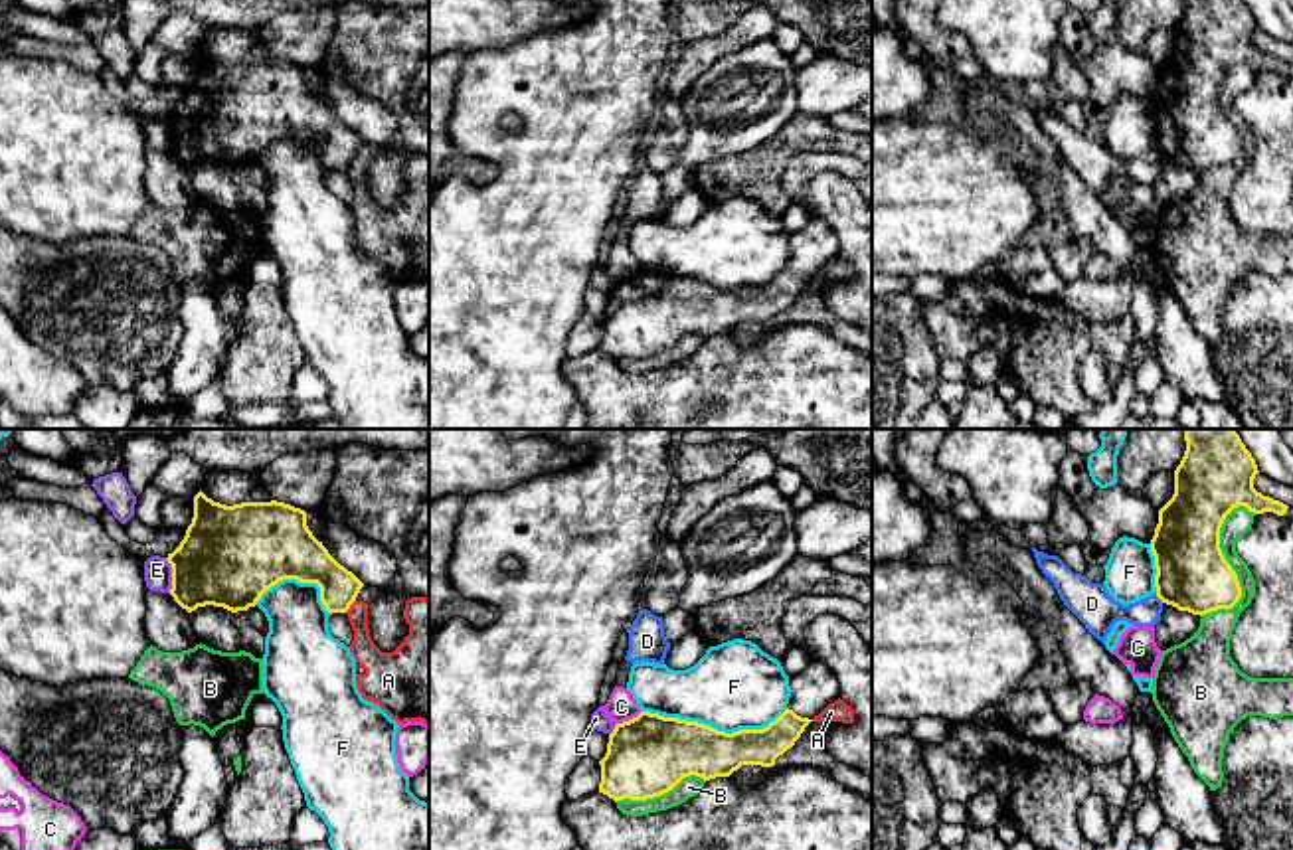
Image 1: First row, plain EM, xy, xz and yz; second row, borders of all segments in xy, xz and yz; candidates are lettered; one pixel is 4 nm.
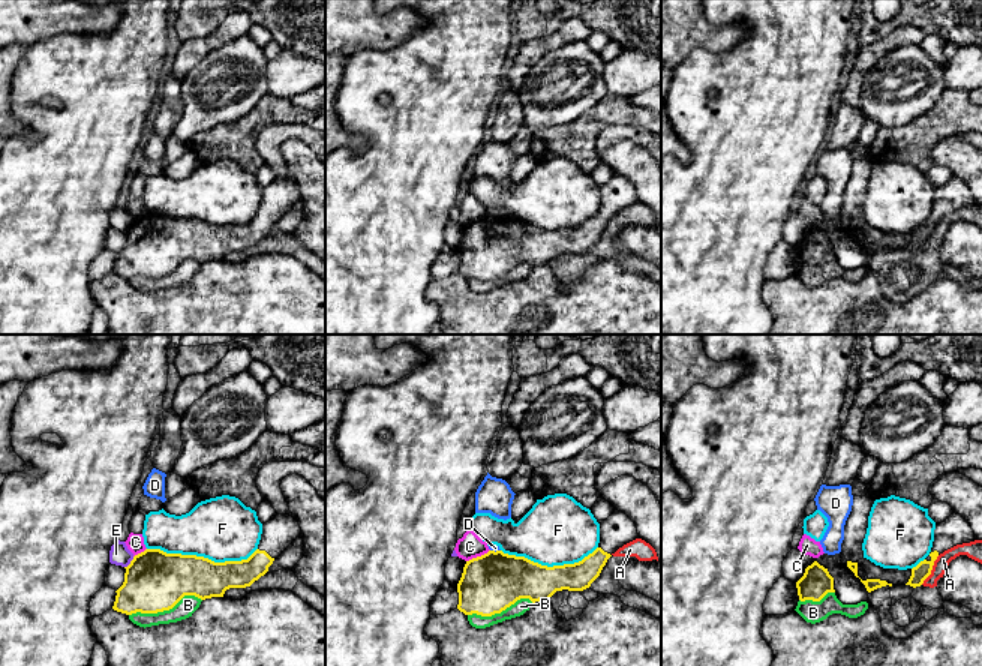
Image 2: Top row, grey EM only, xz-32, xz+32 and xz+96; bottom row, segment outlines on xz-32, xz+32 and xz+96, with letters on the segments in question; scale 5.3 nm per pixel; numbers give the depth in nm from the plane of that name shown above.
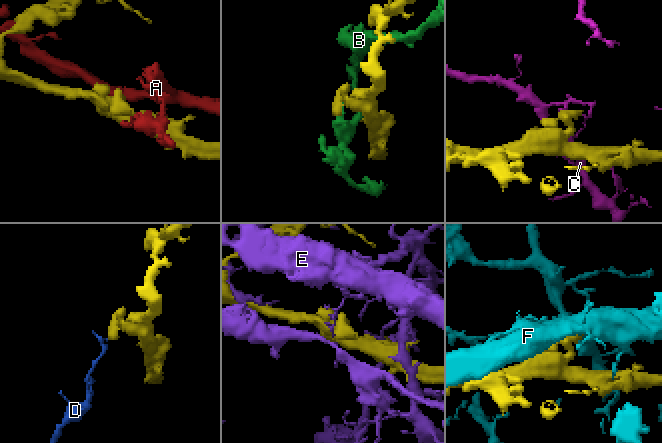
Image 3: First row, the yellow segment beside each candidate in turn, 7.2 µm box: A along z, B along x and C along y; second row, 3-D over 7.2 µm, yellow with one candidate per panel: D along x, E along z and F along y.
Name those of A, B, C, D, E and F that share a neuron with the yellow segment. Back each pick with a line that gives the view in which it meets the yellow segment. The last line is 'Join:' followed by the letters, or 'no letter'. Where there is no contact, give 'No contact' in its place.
Join: no letter

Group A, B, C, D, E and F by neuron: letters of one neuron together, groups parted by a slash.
A / B / C / D / E / F

